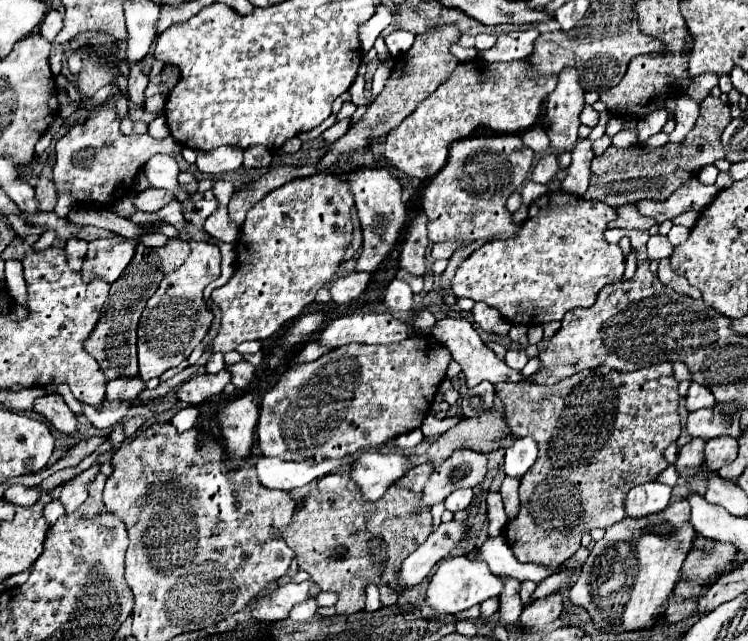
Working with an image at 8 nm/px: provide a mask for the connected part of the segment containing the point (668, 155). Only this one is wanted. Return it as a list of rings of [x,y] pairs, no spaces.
[[[707,97],[701,103],[701,113],[695,127],[689,131],[683,143],[679,145],[667,143],[651,153],[645,153],[641,145],[627,149],[617,149],[611,145],[601,157],[595,157],[591,161],[591,183],[589,189],[585,191],[585,199],[601,201],[611,207],[621,207],[627,203],[635,203],[639,199],[651,199],[651,201],[667,199],[687,179],[695,177],[701,167],[725,159],[721,133],[725,131],[729,121],[731,121],[729,105],[717,97]]]

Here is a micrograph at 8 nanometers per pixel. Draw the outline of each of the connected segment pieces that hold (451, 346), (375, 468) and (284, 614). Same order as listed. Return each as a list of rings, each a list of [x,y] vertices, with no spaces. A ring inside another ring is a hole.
[[[445,317],[435,323],[435,327],[431,329],[431,335],[437,343],[443,343],[443,347],[451,351],[451,357],[461,365],[467,387],[475,387],[479,381],[491,381],[495,385],[501,381],[521,381],[523,379],[519,371],[507,367],[505,361],[497,359],[497,355],[487,345],[483,345],[483,341],[479,339],[479,333],[473,329],[473,325],[467,319]]]
[[[363,451],[361,459],[351,469],[351,479],[361,487],[363,499],[377,501],[395,481],[405,477],[411,469],[413,465],[403,453]]]
[[[313,581],[281,585],[275,591],[271,591],[269,595],[265,595],[263,599],[259,599],[257,605],[253,607],[251,615],[259,623],[271,623],[271,621],[287,619],[289,617],[289,611],[297,603],[301,603],[301,601],[305,601],[309,597],[311,585],[313,585]]]

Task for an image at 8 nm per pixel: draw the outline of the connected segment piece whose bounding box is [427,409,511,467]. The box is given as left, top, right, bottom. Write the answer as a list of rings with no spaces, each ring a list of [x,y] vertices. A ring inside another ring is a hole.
[[[497,409],[485,411],[479,417],[463,419],[459,425],[451,427],[447,433],[443,433],[427,451],[427,455],[433,459],[433,465],[439,467],[447,455],[451,455],[455,449],[467,447],[481,453],[491,453],[501,447],[501,439],[509,435],[511,429],[507,427],[505,415]]]

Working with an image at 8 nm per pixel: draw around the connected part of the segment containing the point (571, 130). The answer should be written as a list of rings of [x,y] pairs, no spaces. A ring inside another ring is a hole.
[[[575,69],[559,73],[559,83],[547,99],[545,127],[551,147],[555,151],[571,151],[577,143],[577,129],[581,125],[579,113],[585,107],[585,91],[577,81]]]

